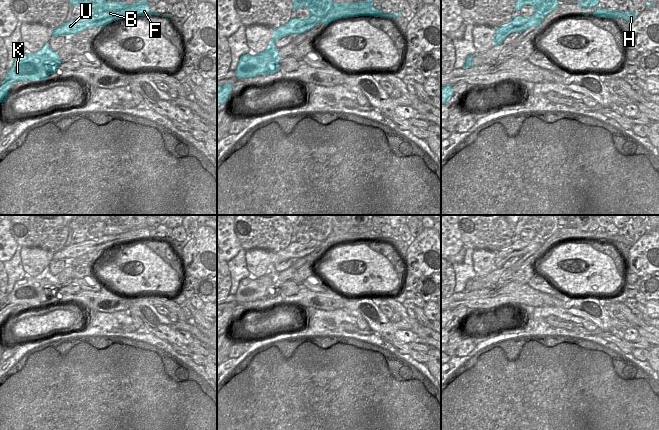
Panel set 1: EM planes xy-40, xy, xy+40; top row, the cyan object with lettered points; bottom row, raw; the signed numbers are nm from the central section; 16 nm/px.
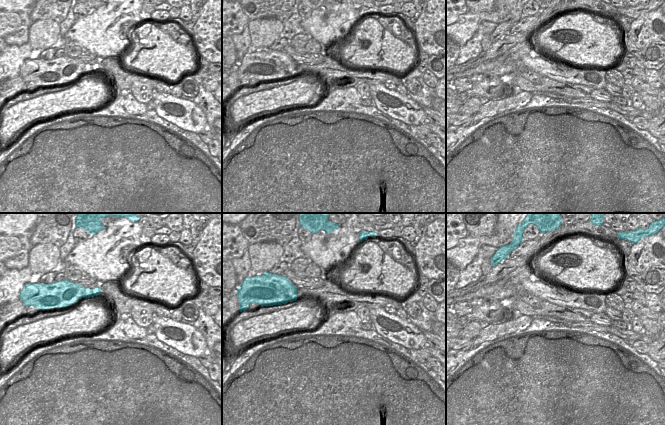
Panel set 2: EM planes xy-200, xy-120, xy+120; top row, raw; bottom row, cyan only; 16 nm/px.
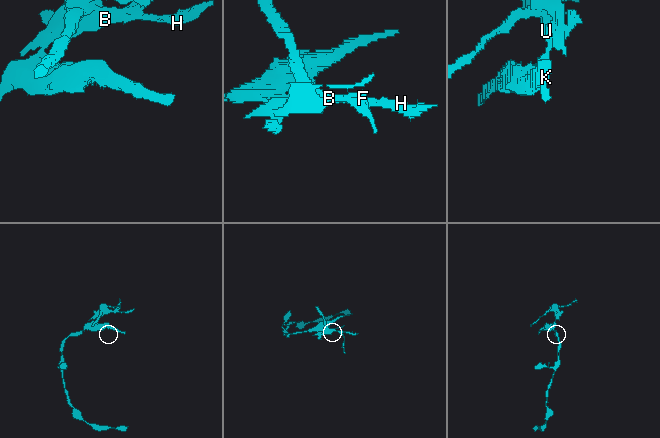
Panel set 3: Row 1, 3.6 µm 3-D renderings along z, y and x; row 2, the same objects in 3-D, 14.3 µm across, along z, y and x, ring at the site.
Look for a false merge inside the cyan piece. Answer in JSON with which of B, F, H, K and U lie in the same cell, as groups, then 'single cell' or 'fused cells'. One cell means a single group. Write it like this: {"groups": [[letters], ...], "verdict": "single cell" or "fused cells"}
{"groups": [["B", "F", "H", "U"], ["K"]], "verdict": "fused cells"}

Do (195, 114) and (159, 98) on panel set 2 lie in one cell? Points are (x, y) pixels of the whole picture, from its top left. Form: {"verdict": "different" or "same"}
{"verdict": "same"}

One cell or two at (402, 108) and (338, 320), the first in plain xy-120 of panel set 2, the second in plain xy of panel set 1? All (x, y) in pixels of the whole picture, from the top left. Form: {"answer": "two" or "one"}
{"answer": "two"}

